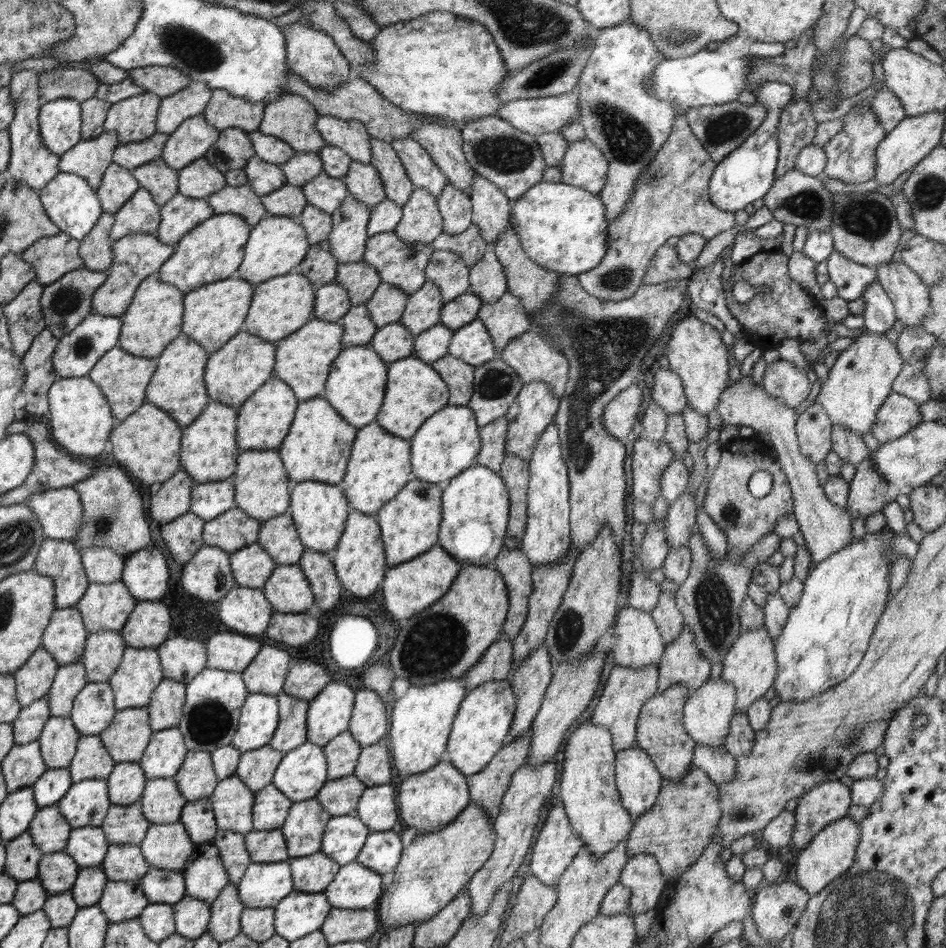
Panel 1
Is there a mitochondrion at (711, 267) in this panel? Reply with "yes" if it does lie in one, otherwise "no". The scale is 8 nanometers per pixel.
no

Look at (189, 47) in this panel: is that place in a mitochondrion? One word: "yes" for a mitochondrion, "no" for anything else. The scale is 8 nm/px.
yes

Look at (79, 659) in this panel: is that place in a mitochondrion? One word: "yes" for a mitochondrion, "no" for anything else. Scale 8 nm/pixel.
no

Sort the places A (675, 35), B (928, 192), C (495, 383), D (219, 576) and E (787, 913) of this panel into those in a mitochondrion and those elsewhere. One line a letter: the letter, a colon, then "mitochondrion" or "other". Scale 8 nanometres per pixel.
A: mitochondrion
B: mitochondrion
C: mitochondrion
D: mitochondrion
E: mitochondrion

